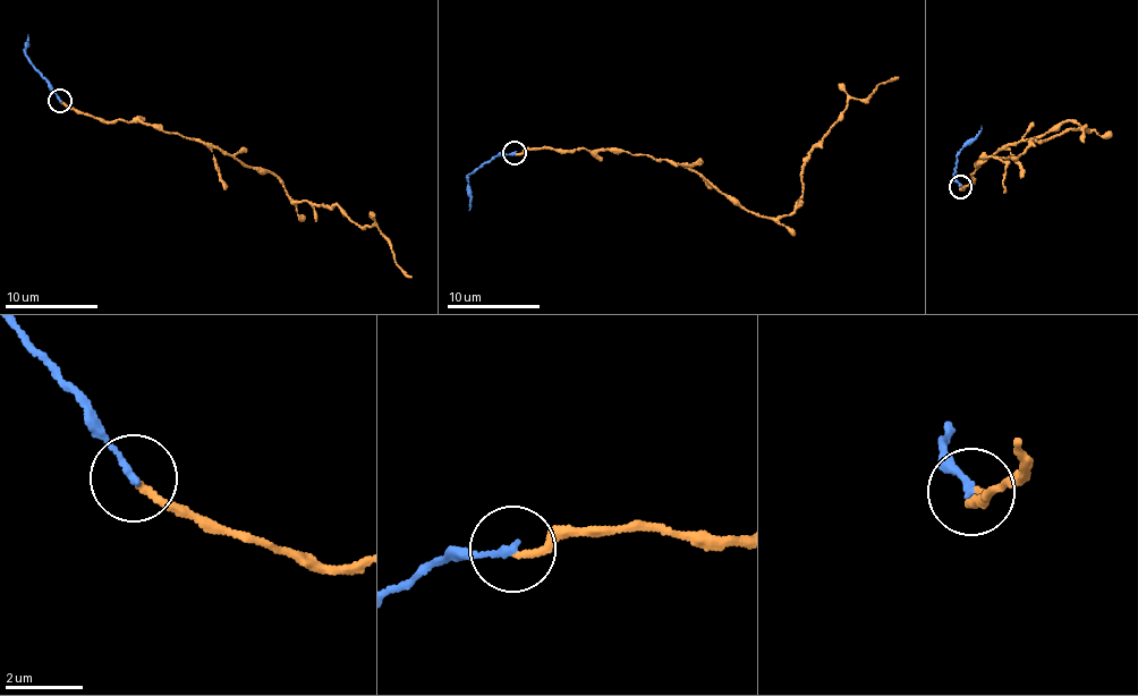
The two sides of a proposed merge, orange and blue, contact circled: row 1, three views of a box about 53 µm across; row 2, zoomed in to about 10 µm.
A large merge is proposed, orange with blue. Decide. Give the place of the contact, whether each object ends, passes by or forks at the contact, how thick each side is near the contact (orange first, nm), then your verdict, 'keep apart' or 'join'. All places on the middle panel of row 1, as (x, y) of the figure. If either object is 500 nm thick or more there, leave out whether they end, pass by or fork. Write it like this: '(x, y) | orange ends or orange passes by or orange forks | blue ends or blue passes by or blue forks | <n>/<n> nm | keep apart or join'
(515, 153) | orange ends | blue ends | 160/170 nm | join

